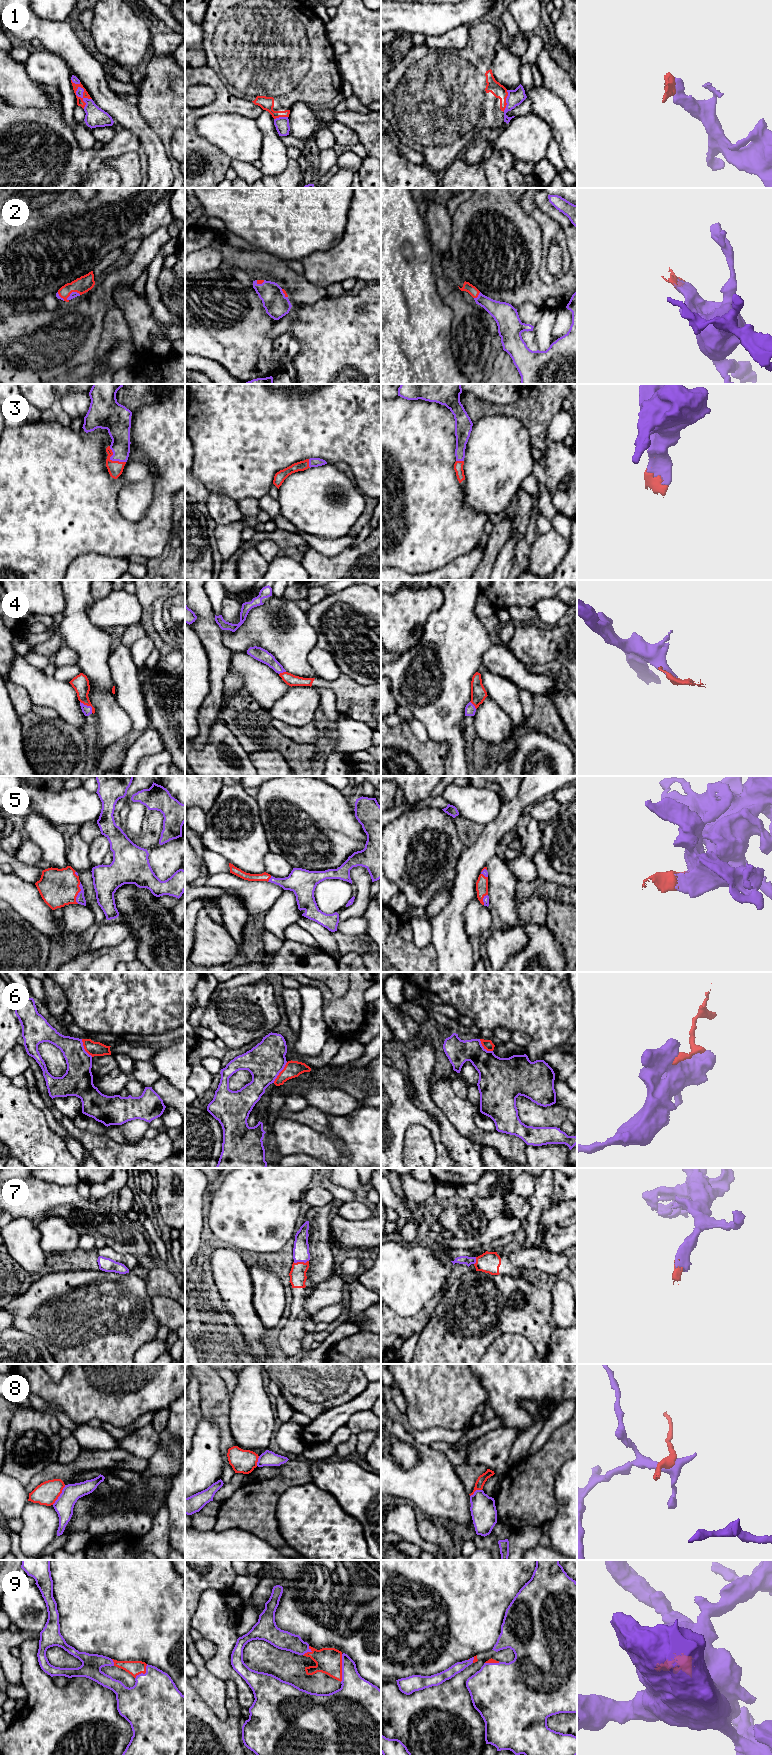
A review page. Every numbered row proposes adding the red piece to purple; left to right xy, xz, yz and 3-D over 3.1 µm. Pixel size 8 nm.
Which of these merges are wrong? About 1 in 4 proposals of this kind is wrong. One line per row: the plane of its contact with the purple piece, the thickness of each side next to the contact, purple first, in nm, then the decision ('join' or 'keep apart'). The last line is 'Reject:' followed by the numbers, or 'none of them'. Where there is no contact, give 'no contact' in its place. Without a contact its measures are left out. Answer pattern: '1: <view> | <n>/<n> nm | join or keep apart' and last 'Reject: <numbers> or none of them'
1: xy | 160/60 nm | join
2: yz | 180/80 nm | join
3: xy | 180/130 nm | join
4: xy | 80/140 nm | join
5: xy | 80/300 nm | join
6: xz | 300/140 nm | keep apart
7: xz | 130/130 nm | join
8: xy | 150/180 nm | keep apart
9: xz | 280/200 nm | join
Reject: 6, 8

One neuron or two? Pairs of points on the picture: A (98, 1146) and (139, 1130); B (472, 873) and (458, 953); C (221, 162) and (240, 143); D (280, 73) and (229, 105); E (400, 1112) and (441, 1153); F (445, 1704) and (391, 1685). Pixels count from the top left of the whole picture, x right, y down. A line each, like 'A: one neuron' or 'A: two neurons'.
A: two neurons
B: one neuron
C: two neurons
D: two neurons
E: one neuron
F: one neuron

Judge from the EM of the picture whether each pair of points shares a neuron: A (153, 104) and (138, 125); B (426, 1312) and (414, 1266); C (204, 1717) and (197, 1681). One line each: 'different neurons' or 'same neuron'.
A: different neurons
B: different neurons
C: different neurons

